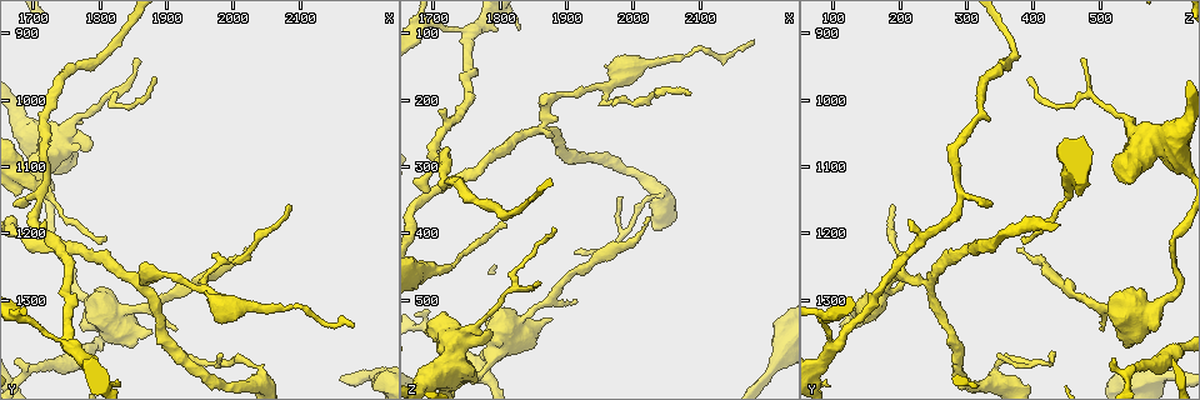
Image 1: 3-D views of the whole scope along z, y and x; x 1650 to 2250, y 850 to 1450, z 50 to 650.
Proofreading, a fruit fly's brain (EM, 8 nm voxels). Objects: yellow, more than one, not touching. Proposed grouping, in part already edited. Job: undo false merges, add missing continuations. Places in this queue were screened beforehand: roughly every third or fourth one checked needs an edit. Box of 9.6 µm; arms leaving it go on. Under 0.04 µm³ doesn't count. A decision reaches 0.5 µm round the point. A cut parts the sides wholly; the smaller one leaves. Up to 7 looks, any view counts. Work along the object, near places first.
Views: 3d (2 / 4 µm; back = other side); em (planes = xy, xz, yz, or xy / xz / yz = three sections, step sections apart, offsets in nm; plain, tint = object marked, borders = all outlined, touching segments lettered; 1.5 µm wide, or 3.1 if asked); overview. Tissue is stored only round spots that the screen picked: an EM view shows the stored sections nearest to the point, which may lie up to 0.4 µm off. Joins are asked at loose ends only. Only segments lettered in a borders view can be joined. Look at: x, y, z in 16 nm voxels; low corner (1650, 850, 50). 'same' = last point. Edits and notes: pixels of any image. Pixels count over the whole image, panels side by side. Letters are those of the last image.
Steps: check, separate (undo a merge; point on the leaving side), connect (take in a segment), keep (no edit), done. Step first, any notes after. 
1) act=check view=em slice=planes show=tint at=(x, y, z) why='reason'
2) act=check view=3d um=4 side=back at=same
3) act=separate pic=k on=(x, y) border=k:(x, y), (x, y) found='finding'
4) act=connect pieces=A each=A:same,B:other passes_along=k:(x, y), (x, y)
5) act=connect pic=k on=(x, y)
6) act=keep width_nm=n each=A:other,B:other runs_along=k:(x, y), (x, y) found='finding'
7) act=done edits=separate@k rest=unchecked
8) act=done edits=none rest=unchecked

act=check view=em slice=yz step=8 show=tint at=(1745, 1060, 555) why='arms part here'

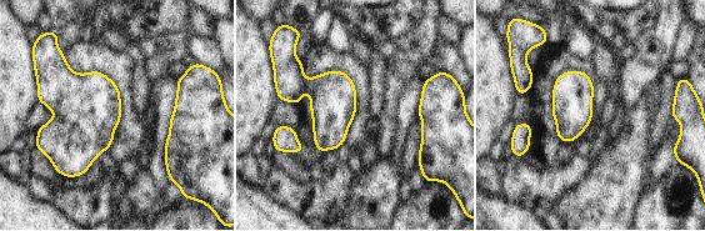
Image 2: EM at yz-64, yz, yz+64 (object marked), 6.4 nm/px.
act=check view=em slice=planes show=tint at=same why='another direction'

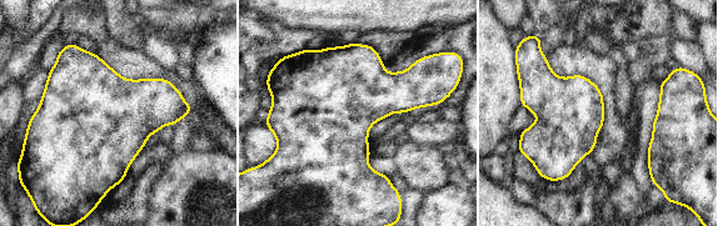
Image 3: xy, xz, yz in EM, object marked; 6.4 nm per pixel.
act=check view=em slice=planes show=borders at=same why='what lies round it'

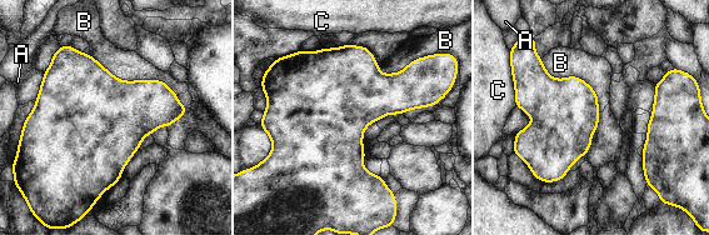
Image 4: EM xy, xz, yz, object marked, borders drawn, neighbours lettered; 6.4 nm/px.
act=keep each=A:other,B:other,C:other border=4:(90, 54), (176, 96) found='all the same neuron'

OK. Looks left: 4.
act=check view=3d um=4 at=(2010, 1310, 150) why='sudden change in width'

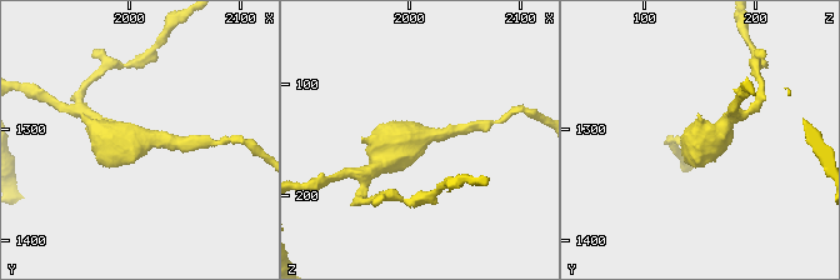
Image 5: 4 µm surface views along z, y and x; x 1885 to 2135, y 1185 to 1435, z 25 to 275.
act=check view=em slice=planes show=tint at=(2008, 1312, 146) why='shape alone is not enough'

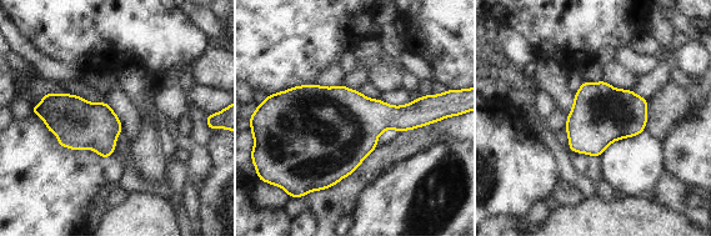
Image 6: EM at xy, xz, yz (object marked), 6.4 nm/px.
act=check view=em slice=planes show=borders at=same why='what lies round it'

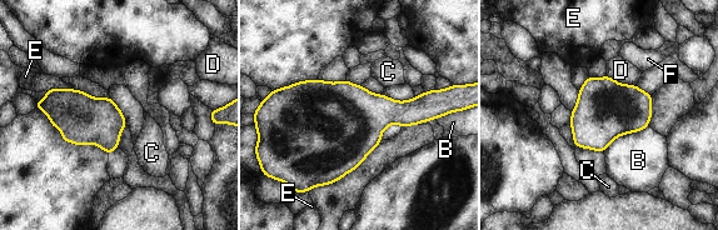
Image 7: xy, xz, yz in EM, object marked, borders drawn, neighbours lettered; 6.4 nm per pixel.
act=keep width_nm=380 each=B:other,C:other,D:other,E:other,F:other border=7:(648, 125), (618, 135), (603, 151) found='continuous, no second neuron'

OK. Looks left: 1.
act=done edits=none rest=unchecked

